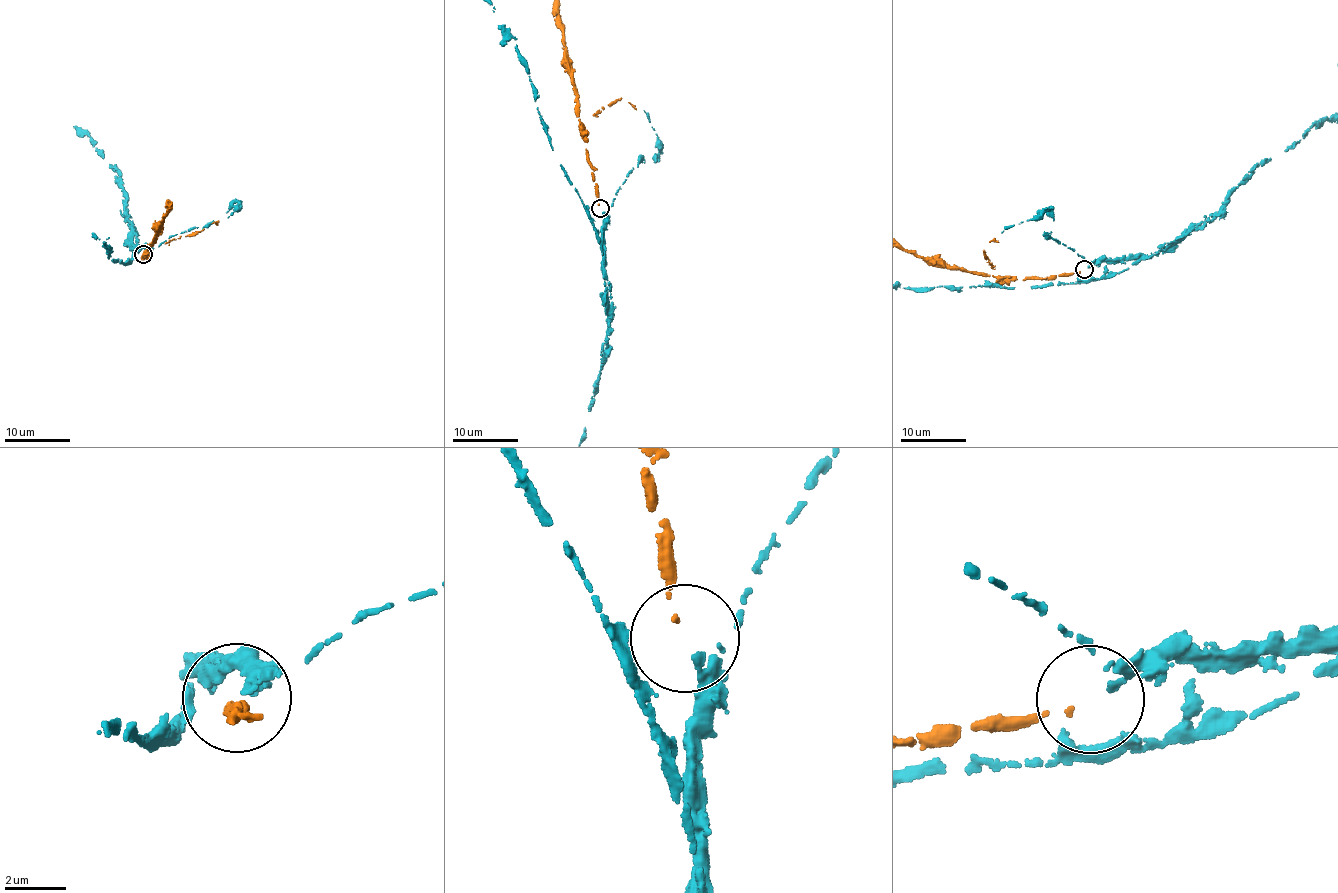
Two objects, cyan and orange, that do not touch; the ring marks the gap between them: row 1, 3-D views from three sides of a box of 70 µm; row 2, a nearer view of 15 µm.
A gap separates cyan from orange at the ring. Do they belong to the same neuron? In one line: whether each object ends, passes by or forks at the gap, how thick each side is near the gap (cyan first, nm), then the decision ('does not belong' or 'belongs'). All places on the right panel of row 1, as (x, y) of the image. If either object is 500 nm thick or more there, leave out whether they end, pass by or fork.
cyan ends | orange ends | 220/100 nm | belongs

